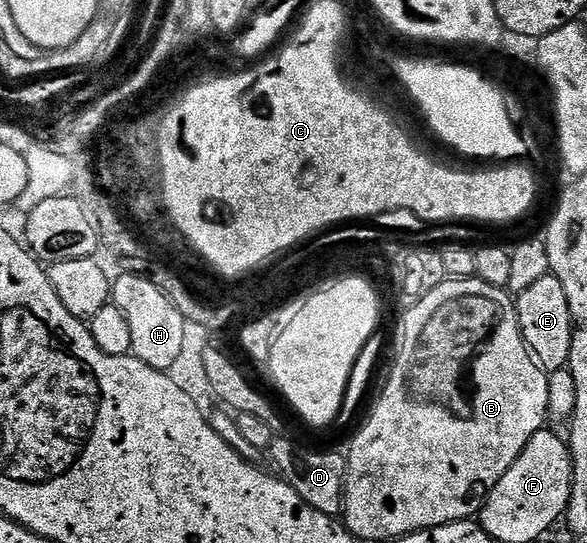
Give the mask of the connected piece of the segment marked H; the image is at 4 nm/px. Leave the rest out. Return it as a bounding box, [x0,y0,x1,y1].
[110,273,185,371]

